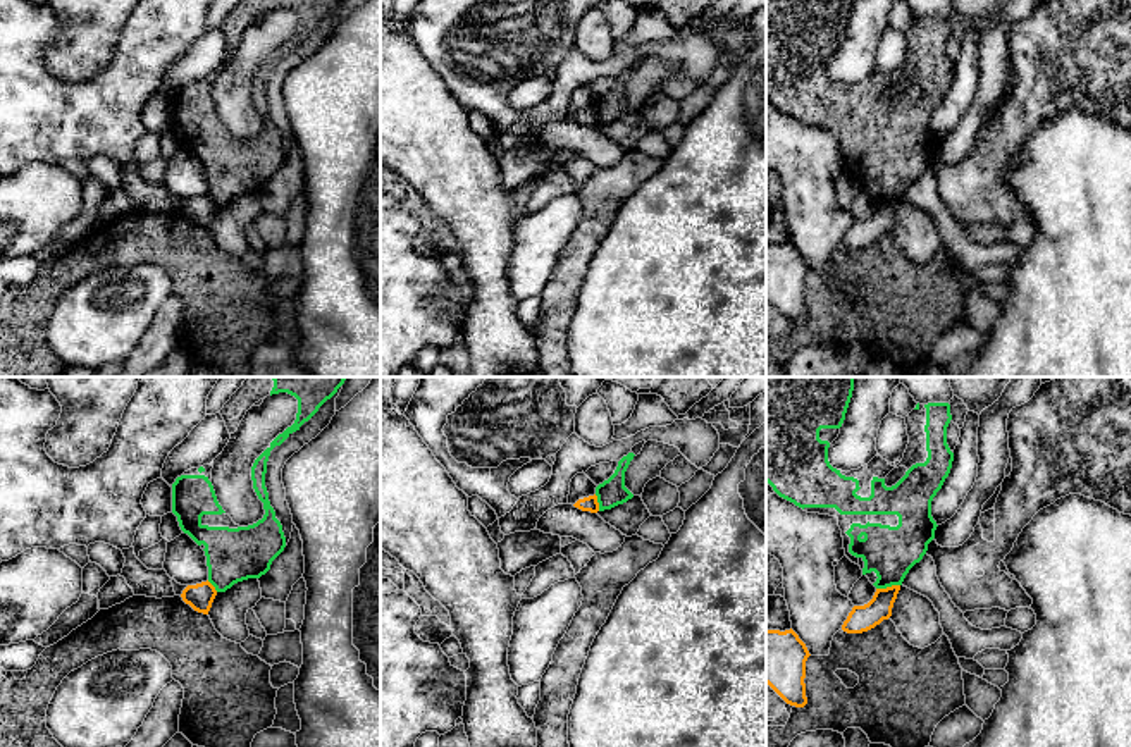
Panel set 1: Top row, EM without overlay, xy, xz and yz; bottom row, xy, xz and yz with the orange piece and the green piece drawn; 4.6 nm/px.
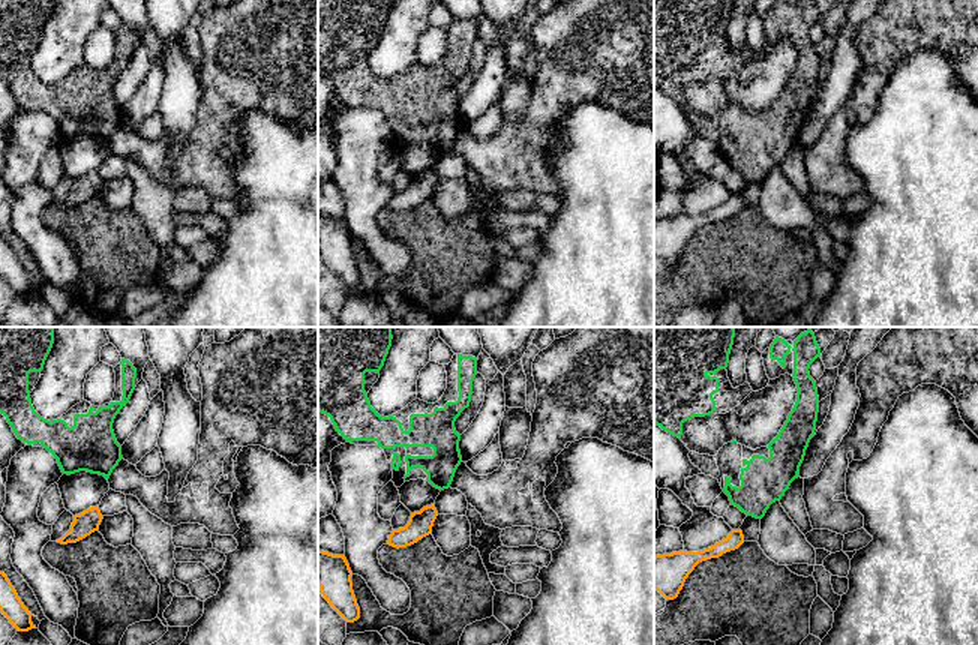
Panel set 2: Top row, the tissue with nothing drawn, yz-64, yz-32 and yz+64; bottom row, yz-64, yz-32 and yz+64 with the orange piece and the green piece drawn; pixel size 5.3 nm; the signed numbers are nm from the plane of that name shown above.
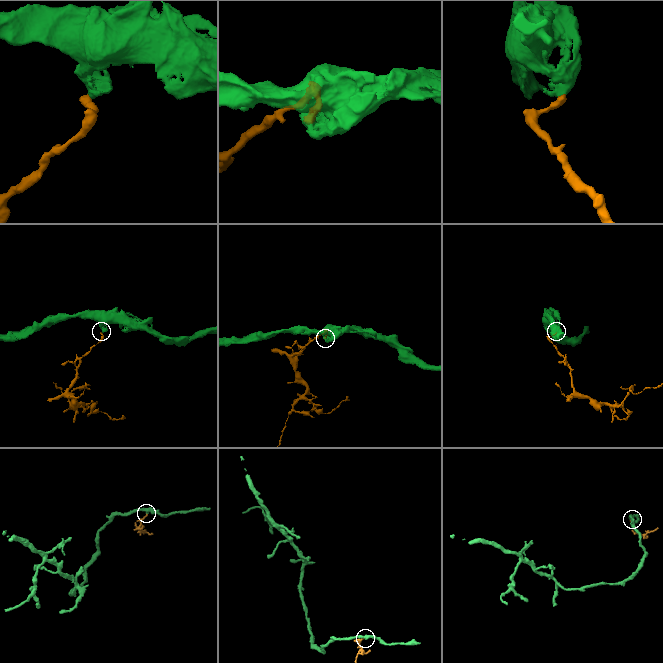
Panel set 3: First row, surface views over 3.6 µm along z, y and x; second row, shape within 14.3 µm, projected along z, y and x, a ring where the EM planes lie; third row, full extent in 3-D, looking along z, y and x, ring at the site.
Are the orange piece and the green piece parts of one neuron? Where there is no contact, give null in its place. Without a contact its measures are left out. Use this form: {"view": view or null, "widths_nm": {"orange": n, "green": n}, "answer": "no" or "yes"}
{"view": "yz", "widths_nm": {"orange": 120, "green": 240}, "answer": "no"}

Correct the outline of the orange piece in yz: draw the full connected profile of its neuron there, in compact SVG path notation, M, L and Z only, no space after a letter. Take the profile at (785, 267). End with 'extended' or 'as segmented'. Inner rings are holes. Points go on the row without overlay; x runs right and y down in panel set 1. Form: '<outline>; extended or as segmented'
M790 243L766 244L766 298L790 320L804 322L806 312L806 258Z; as segmented

